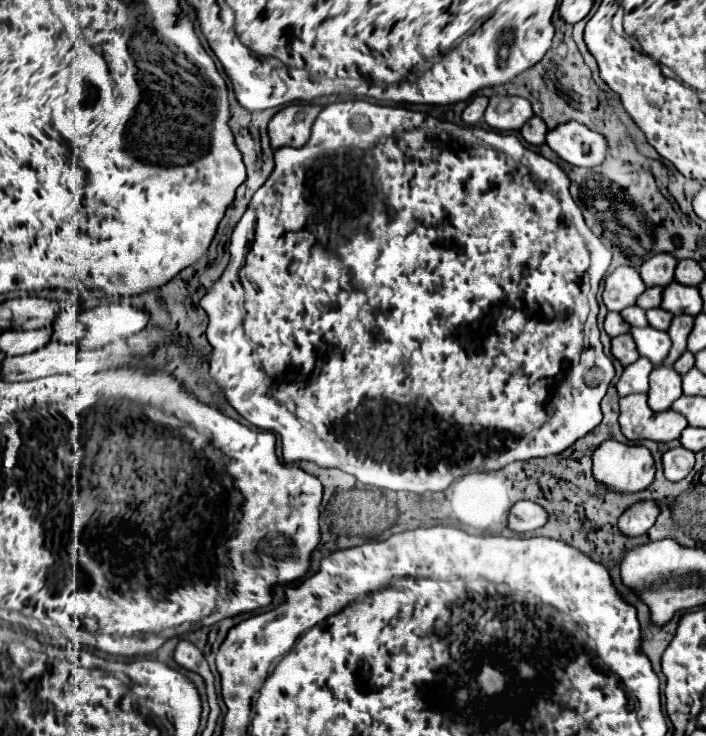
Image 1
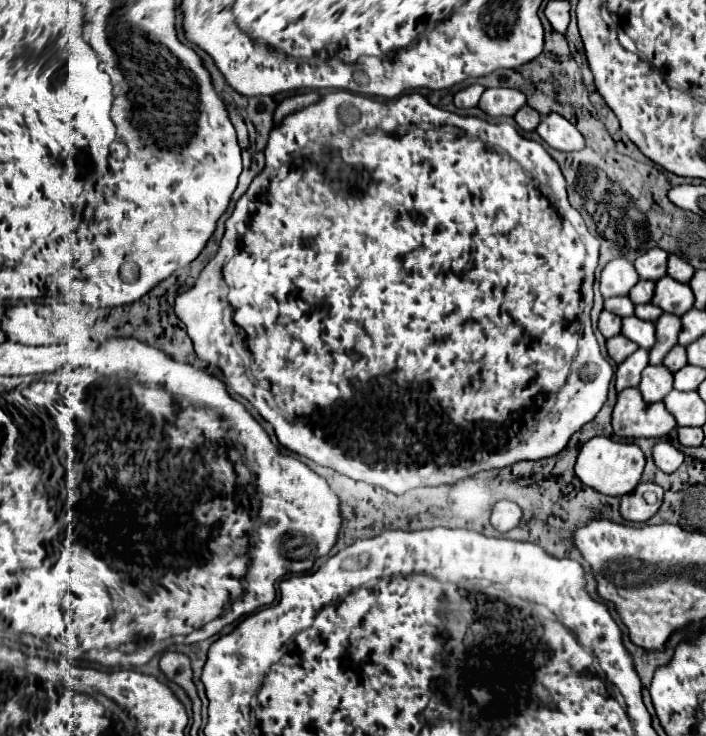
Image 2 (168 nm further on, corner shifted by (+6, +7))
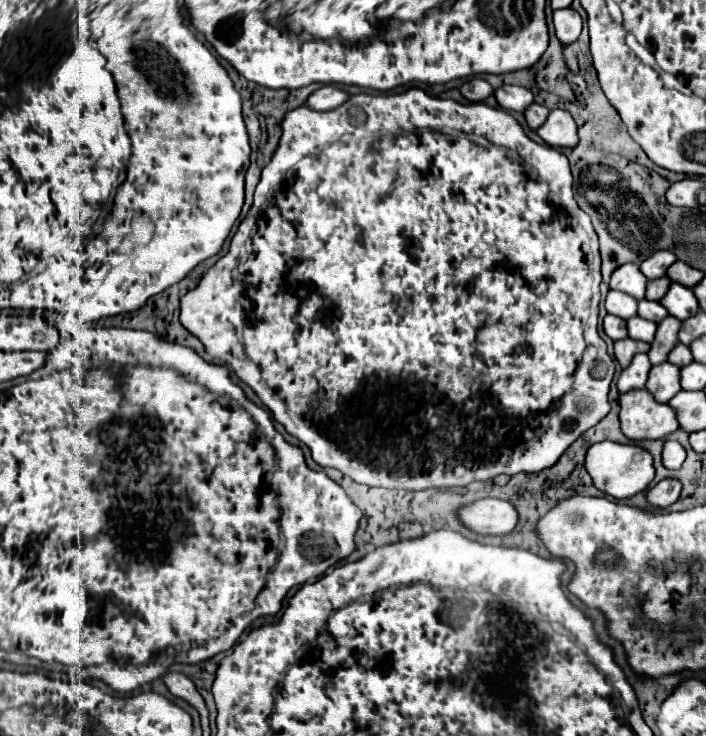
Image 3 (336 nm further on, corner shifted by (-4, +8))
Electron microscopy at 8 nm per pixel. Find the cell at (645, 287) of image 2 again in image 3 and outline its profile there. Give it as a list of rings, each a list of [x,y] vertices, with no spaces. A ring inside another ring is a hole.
[[[662,276],[662,280],[650,280],[648,290],[646,290],[646,300],[662,300],[662,296],[670,288],[670,278]]]

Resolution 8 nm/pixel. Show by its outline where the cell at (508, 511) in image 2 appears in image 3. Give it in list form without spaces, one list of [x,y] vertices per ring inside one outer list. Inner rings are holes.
[[[484,498],[458,510],[458,520],[472,532],[482,536],[502,536],[514,530],[518,512],[506,500]]]

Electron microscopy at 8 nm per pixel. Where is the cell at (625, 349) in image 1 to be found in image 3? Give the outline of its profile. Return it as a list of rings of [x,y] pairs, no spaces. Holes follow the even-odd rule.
[[[624,338],[624,340],[614,342],[614,356],[616,356],[616,360],[620,362],[622,368],[626,368],[632,362],[634,354],[648,352],[648,350],[650,350],[650,344],[638,342],[638,340],[632,340],[632,338]]]

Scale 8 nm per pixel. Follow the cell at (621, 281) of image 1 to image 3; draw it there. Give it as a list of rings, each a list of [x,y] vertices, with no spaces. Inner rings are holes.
[[[622,264],[620,268],[614,270],[612,280],[610,280],[610,288],[612,290],[620,290],[626,292],[630,296],[634,296],[636,300],[644,298],[646,292],[646,276],[640,272],[638,264]]]

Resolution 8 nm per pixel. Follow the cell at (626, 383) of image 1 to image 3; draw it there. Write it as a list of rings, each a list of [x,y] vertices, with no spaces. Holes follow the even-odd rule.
[[[636,354],[632,358],[632,364],[628,368],[622,370],[620,378],[618,378],[618,390],[620,394],[628,392],[628,390],[636,390],[636,388],[644,388],[646,380],[648,380],[648,372],[650,372],[652,364],[648,360],[646,354]]]

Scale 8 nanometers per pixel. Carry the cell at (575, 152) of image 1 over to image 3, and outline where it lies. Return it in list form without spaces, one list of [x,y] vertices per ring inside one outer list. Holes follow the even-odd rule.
[[[550,110],[546,122],[536,130],[538,136],[550,146],[576,146],[576,122],[566,110]]]

